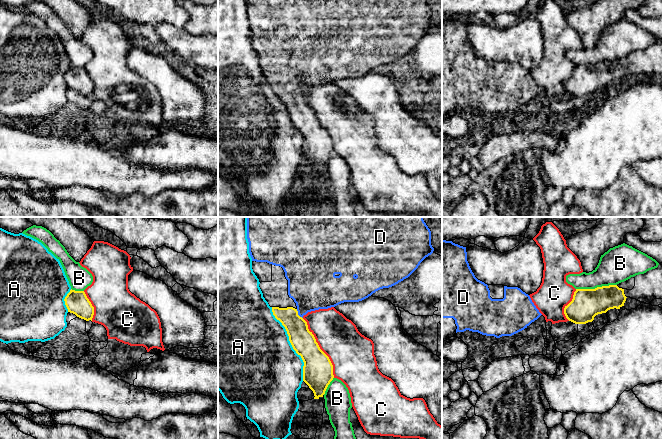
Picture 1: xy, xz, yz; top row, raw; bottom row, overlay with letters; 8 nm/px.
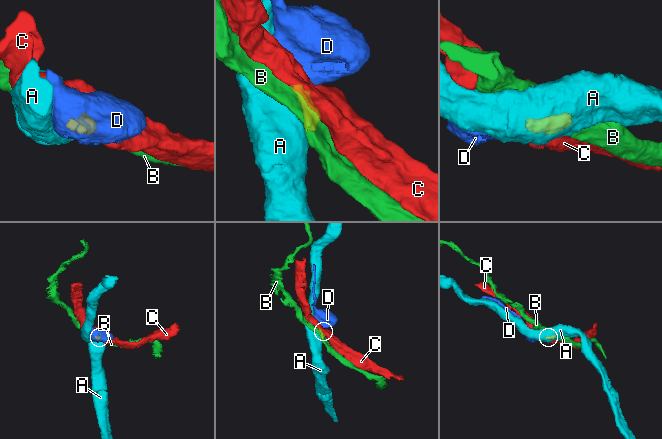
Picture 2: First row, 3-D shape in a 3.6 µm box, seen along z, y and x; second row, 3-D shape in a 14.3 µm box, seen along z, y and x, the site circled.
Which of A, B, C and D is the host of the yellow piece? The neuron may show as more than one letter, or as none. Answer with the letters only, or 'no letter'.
D

